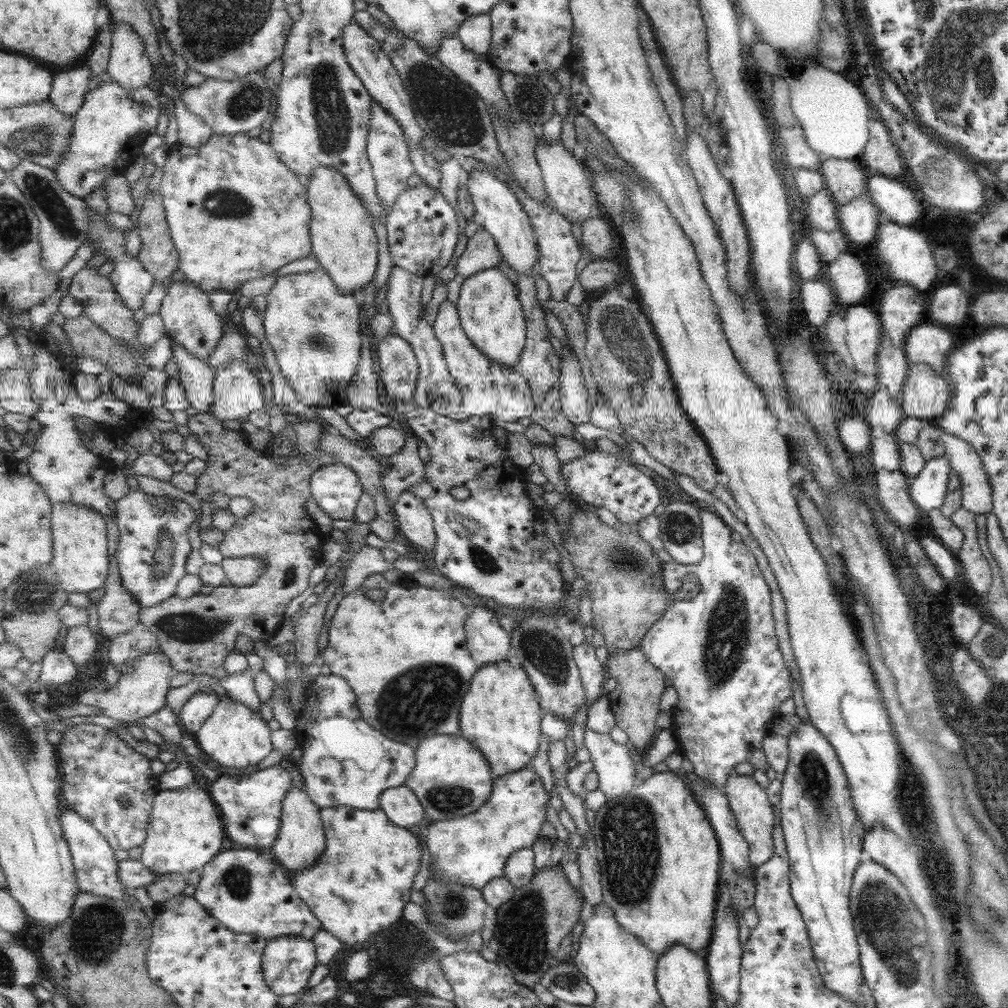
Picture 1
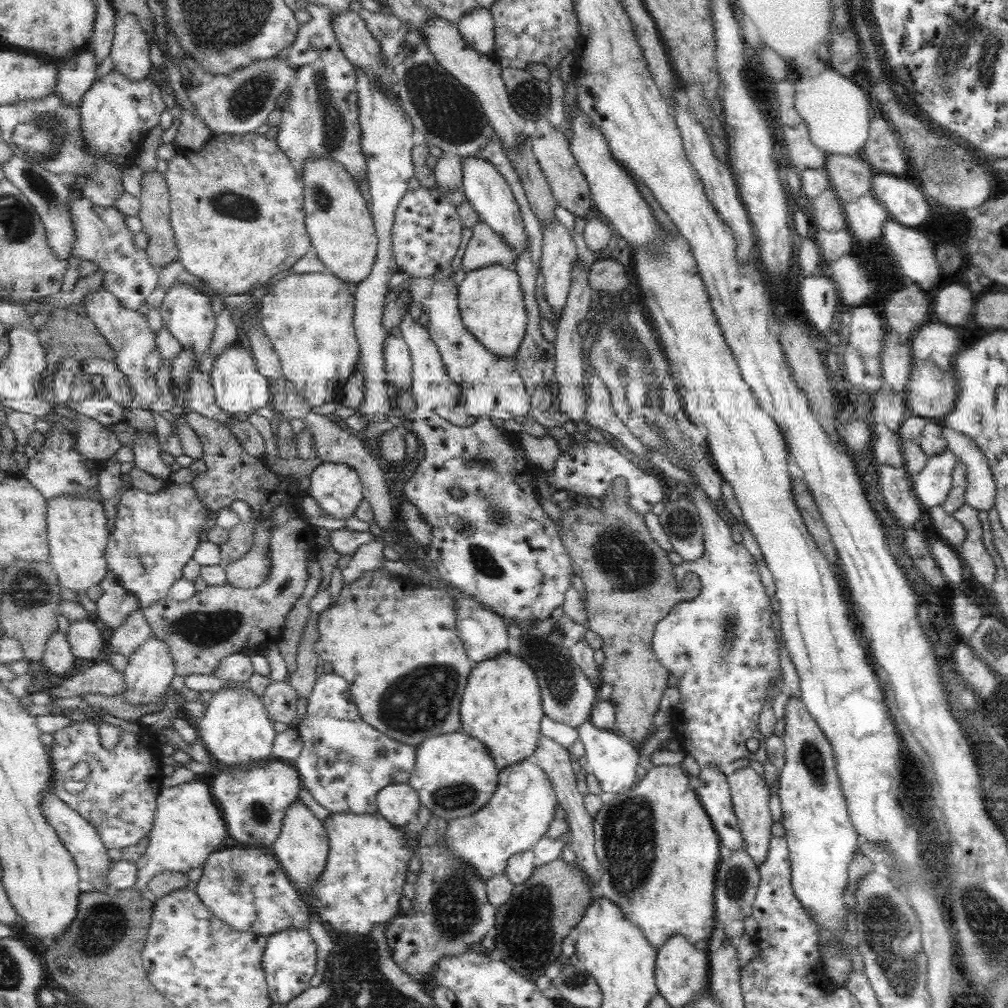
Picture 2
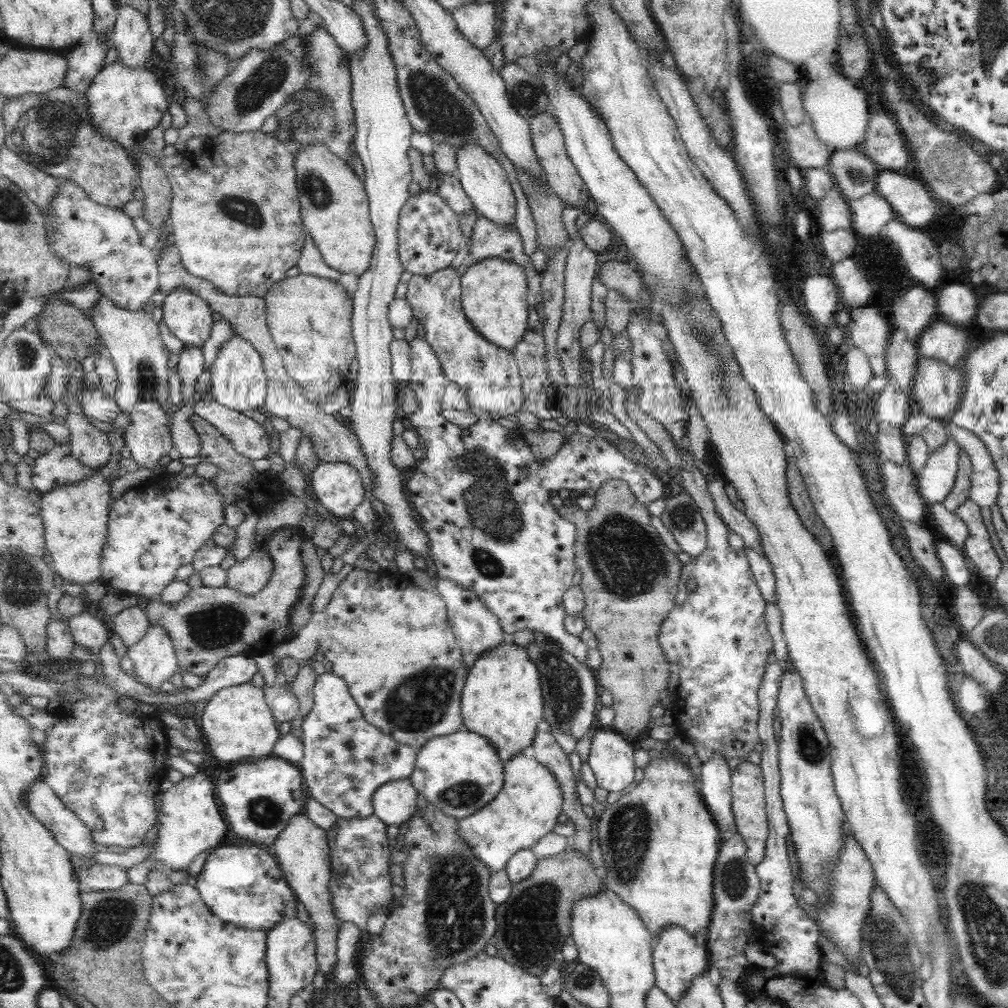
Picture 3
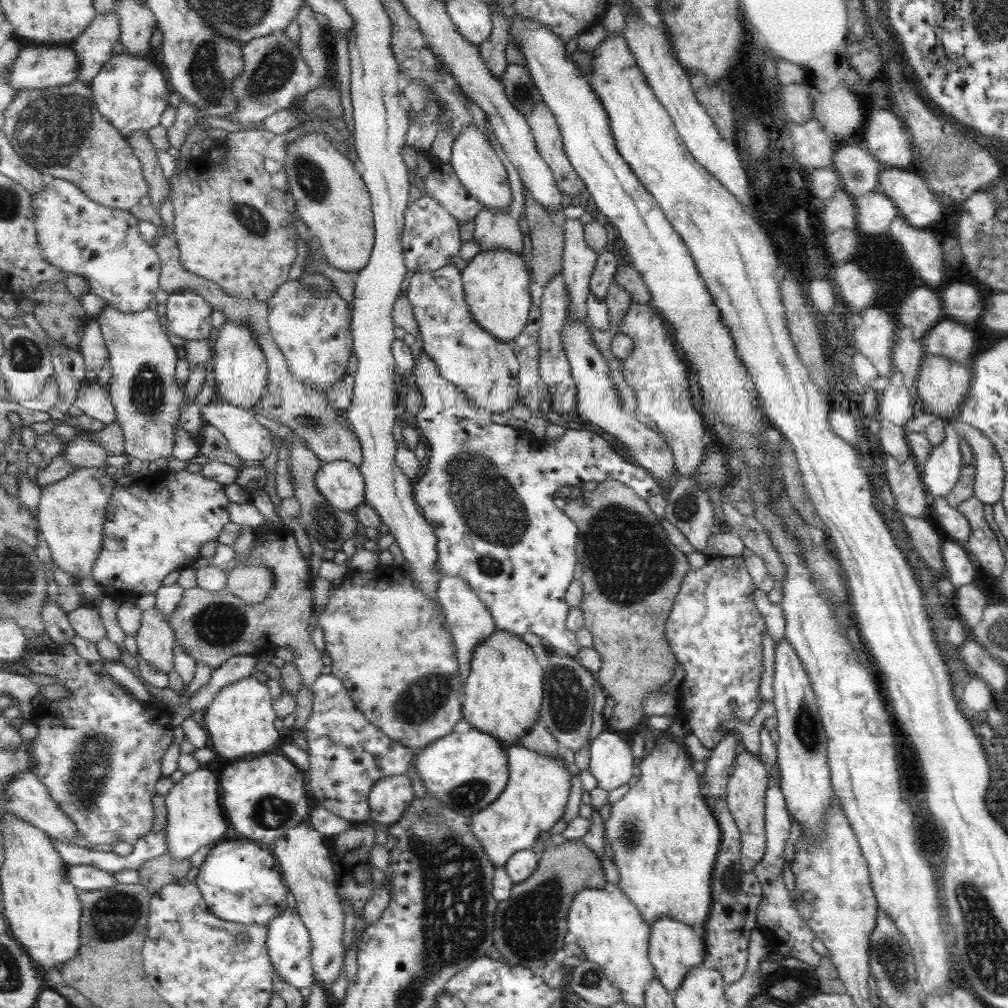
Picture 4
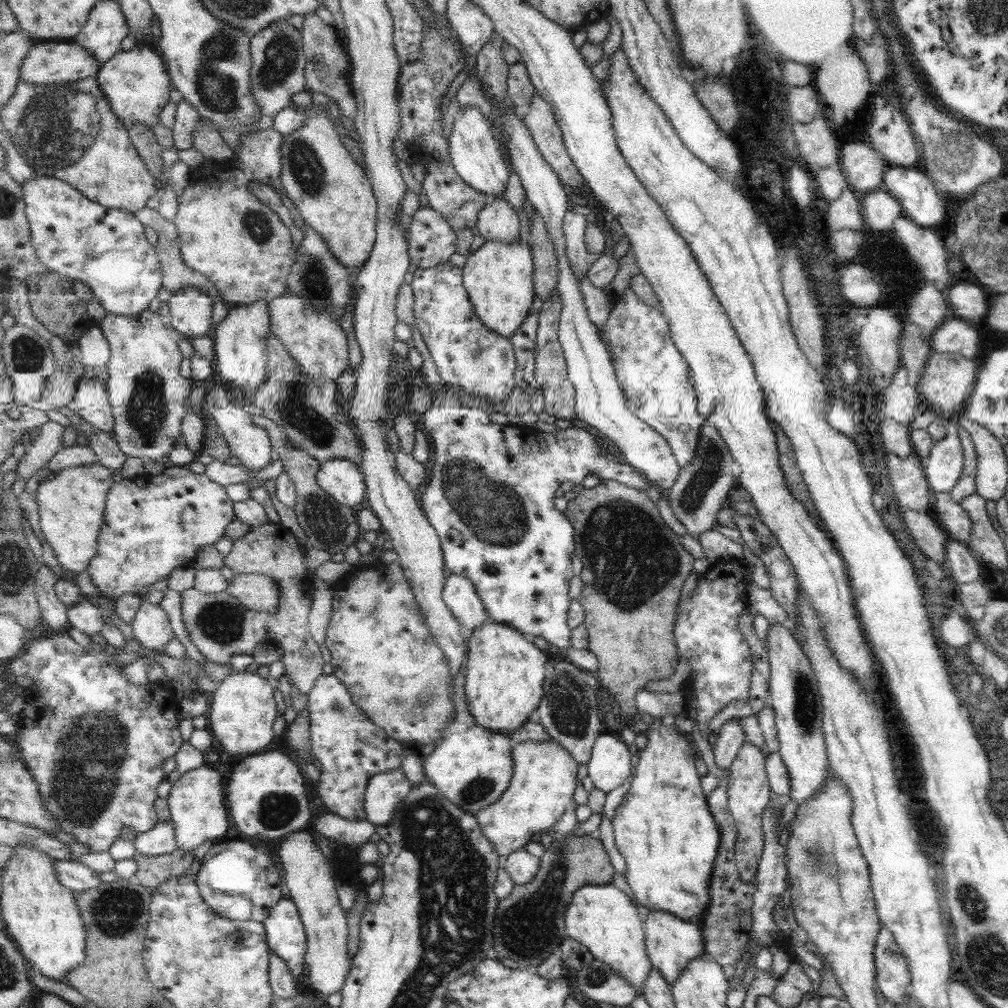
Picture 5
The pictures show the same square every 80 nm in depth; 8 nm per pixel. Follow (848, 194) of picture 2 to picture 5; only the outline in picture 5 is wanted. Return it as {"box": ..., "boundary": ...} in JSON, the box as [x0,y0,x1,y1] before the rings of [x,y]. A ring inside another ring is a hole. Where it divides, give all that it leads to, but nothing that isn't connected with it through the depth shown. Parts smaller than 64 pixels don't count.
{"box":[838,142,890,192],"boundary":[[[862,142],[843,144],[838,164],[849,189],[857,192],[881,189],[883,173],[890,168],[874,149]]]}

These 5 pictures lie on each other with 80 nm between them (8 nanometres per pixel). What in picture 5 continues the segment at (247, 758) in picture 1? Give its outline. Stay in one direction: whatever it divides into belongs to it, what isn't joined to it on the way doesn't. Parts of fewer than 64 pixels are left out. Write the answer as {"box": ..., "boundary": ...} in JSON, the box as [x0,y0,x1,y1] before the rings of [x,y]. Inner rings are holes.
{"box":[207,672,277,756],"boundary":[[[256,672],[241,674],[230,674],[212,693],[212,703],[210,712],[207,714],[207,727],[212,731],[215,738],[220,741],[222,748],[233,756],[255,755],[256,753],[264,752],[273,747],[277,736],[273,732],[273,724],[277,720],[277,704],[275,704],[275,688],[271,686],[268,678],[262,678]]]}

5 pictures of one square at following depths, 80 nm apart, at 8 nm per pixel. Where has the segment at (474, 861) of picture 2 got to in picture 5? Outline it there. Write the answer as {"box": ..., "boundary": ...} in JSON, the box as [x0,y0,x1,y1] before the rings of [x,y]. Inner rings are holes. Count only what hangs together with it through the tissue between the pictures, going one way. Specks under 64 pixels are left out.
{"box":[478,736,579,860],"boundary":[[[551,736],[549,740],[528,740],[513,747],[515,768],[510,787],[495,804],[478,814],[483,835],[495,845],[495,851],[504,860],[513,852],[524,850],[538,834],[550,831],[559,822],[574,803],[579,770],[575,757]]]}

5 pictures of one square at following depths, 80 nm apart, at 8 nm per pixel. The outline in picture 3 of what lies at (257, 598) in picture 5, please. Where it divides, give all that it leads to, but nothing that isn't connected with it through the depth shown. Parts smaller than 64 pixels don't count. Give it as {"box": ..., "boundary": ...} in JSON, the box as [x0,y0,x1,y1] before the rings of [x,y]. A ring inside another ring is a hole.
{"box":[227,529,274,596],"boundary":[[[259,529],[256,536],[254,553],[245,560],[227,565],[227,587],[251,596],[261,592],[271,580],[274,562],[268,553],[268,541],[271,539],[269,529]]]}

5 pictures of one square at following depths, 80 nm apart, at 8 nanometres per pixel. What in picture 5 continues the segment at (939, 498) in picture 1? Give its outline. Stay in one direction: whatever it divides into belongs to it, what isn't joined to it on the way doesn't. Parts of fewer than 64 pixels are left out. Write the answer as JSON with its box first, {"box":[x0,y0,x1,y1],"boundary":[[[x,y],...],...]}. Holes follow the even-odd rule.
{"box":[922,419,962,493],"boundary":[[[954,419],[944,420],[944,435],[941,440],[933,441],[927,460],[923,464],[922,469],[924,470],[925,479],[927,480],[927,486],[931,490],[931,493],[936,492],[949,492],[953,485],[959,479],[962,472],[962,448],[960,440],[956,433],[957,425],[954,423]]]}

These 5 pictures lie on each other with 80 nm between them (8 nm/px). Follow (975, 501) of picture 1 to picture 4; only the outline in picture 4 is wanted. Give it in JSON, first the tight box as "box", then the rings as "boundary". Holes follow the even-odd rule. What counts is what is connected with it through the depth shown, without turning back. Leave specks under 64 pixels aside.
{"box":[951,418,1003,504],"boundary":[[[957,418],[951,421],[953,429],[970,446],[974,458],[974,477],[971,483],[972,496],[982,504],[995,504],[1000,500],[1003,480],[1003,465],[993,448],[991,441],[976,428],[960,422]]]}

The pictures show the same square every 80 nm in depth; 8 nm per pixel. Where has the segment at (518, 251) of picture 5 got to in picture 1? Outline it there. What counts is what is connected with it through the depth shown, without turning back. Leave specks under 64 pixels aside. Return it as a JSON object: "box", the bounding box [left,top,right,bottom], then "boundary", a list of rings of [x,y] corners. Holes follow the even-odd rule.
{"box":[458,268,528,368],"boundary":[[[489,268],[470,276],[463,283],[458,311],[465,334],[487,359],[518,368],[526,348],[528,332],[520,290],[498,269]]]}

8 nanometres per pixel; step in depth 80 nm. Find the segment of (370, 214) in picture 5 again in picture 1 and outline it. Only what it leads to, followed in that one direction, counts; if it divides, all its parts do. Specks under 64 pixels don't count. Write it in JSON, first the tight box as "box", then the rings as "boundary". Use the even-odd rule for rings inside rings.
{"box":[306,168,379,295],"boundary":[[[316,168],[306,183],[312,208],[312,252],[343,294],[359,295],[375,278],[379,258],[379,242],[370,214],[345,175],[334,168]]]}

